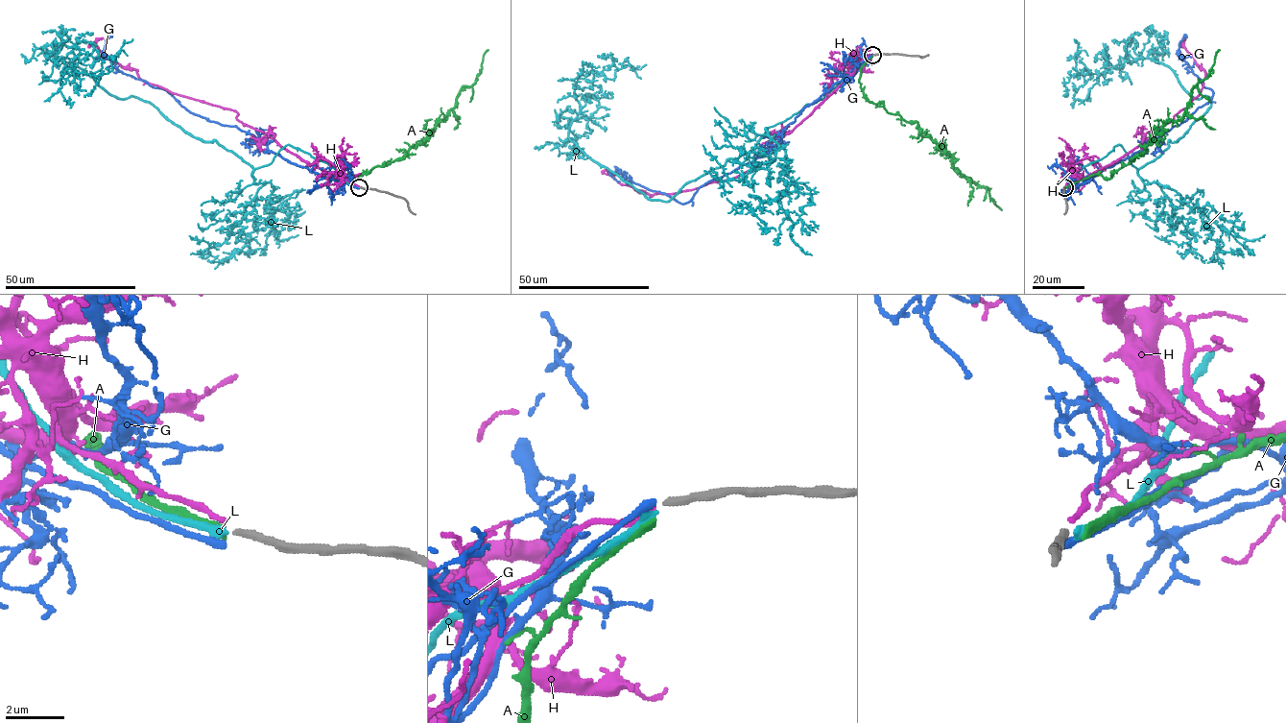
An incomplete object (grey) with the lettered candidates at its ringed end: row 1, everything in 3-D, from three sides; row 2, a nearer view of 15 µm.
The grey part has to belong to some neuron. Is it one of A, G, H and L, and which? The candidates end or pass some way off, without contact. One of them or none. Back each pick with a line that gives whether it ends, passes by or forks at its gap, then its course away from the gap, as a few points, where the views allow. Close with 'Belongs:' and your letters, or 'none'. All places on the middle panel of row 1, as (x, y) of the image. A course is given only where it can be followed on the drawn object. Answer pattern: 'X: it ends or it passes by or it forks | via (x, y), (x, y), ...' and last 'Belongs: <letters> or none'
Belongs: none

